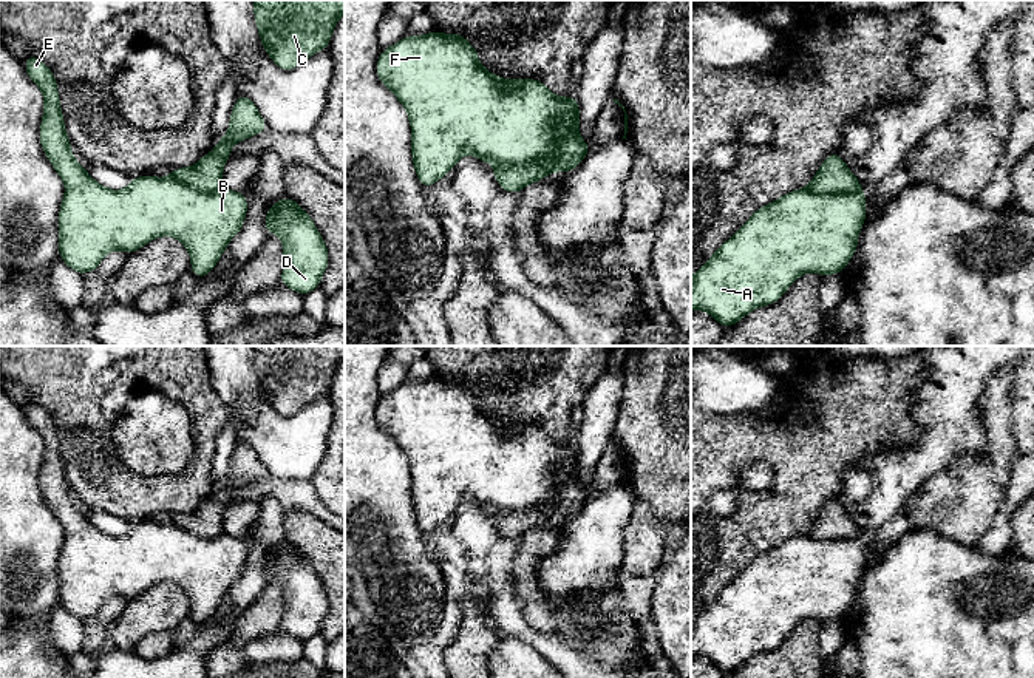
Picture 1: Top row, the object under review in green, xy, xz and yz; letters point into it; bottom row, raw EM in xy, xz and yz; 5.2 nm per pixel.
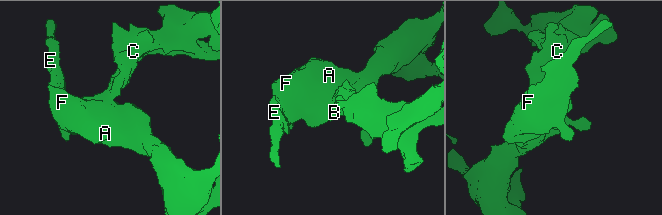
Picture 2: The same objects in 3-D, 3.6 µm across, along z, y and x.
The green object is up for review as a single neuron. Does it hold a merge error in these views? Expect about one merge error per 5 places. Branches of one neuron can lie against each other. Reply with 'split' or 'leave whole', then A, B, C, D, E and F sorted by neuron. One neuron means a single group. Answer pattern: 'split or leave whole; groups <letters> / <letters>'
split; groups A B D E F / C

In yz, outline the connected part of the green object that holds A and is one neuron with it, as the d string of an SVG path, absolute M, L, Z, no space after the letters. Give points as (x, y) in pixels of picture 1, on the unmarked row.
M798 534L759 553L748 567L691 622L691 656L708 658L723 673L751 656L774 650L804 619L839 621L858 595L867 544Z

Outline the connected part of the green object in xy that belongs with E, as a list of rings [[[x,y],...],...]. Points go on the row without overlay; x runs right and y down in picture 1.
[[[28,400],[23,406],[28,423],[43,440],[43,462],[39,486],[45,502],[65,530],[59,554],[59,602],[74,618],[96,616],[111,596],[133,599],[159,582],[179,585],[190,601],[190,616],[196,624],[209,621],[223,602],[230,585],[243,575],[247,561],[247,542],[226,533],[215,539],[195,536],[173,522],[134,522],[127,534],[110,536],[94,527],[70,493],[60,454],[57,428],[46,409]]]

